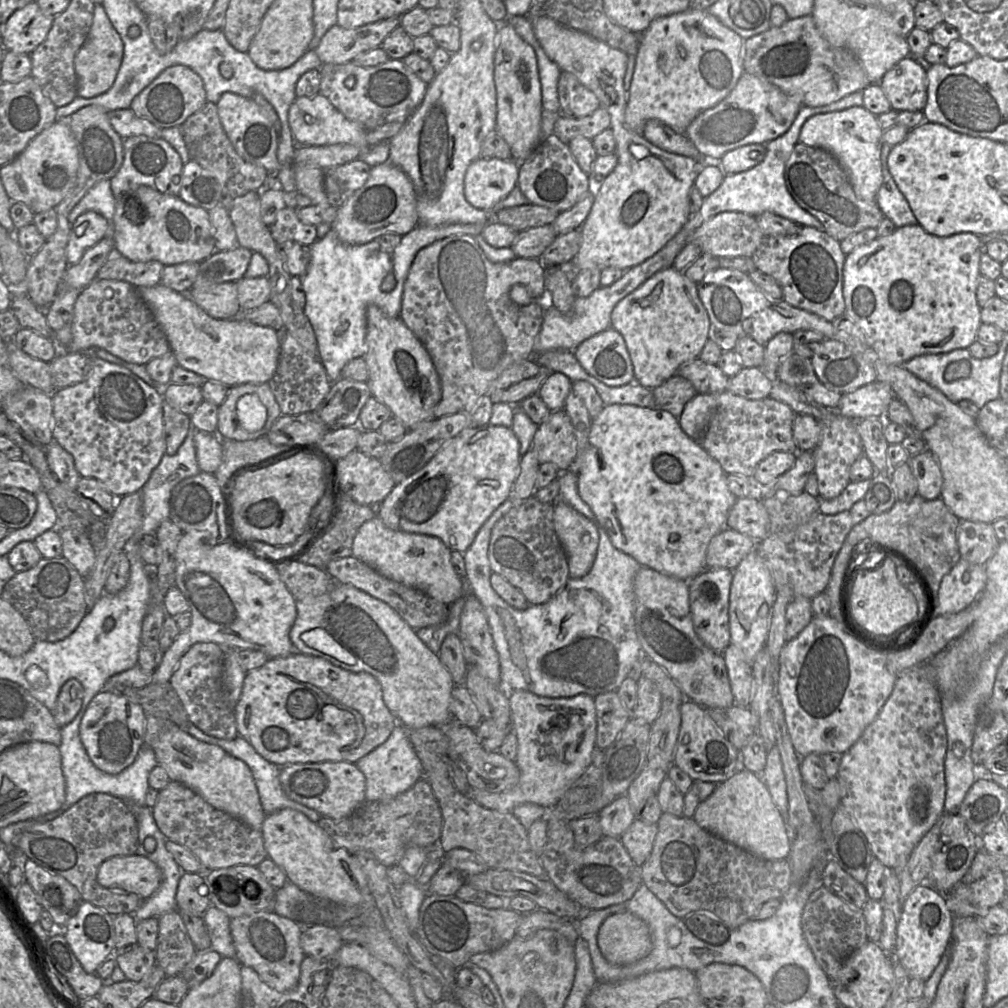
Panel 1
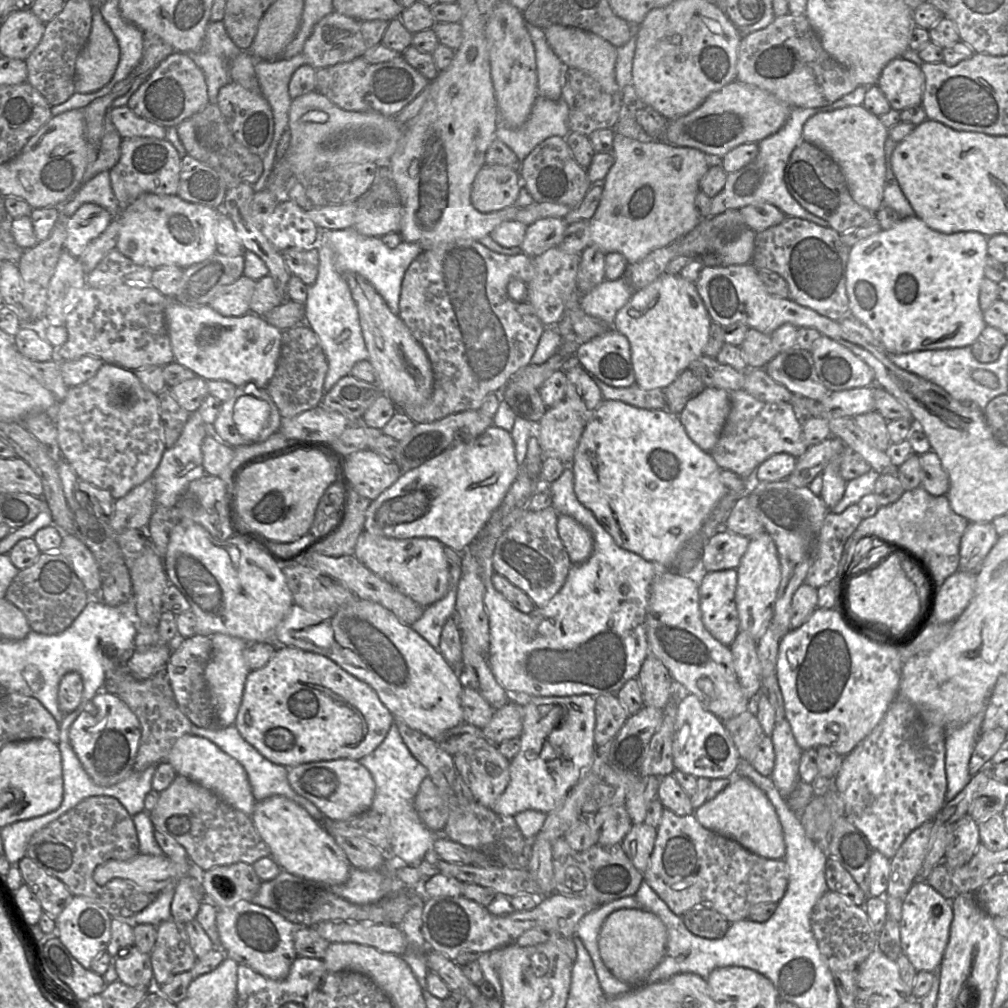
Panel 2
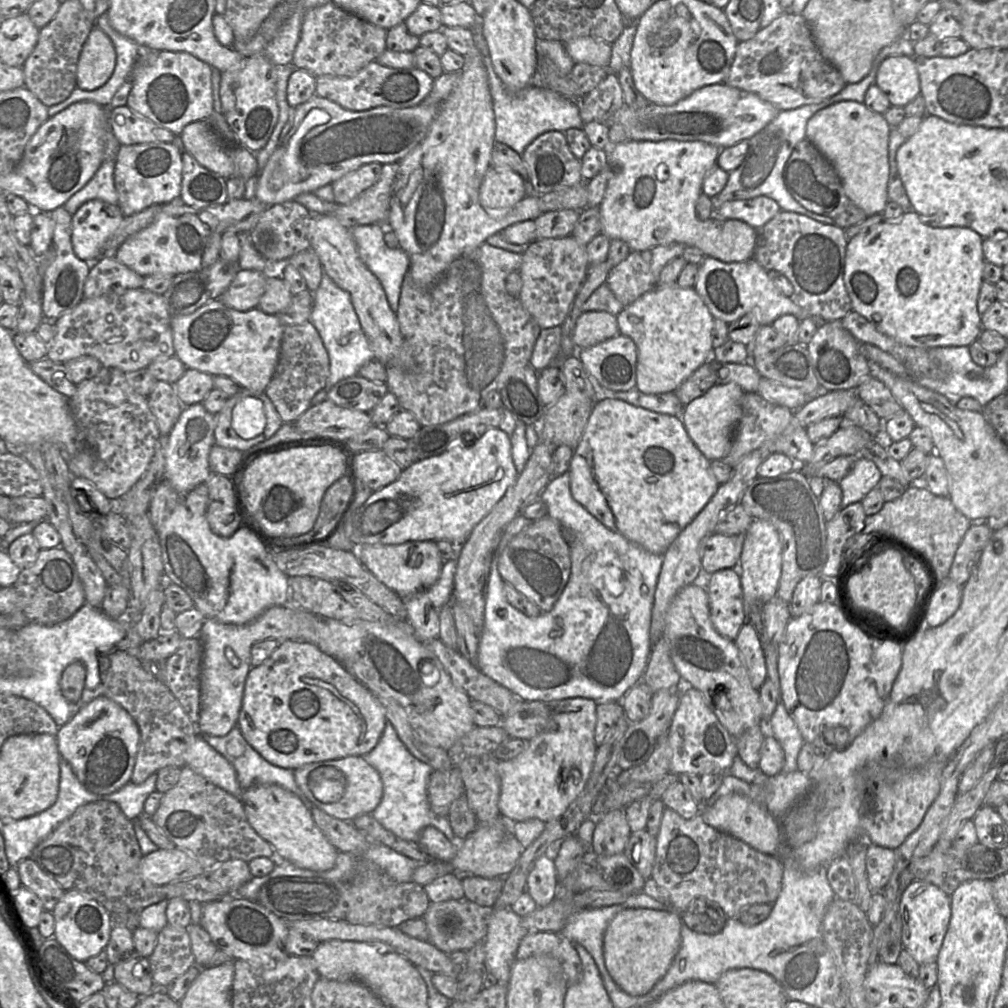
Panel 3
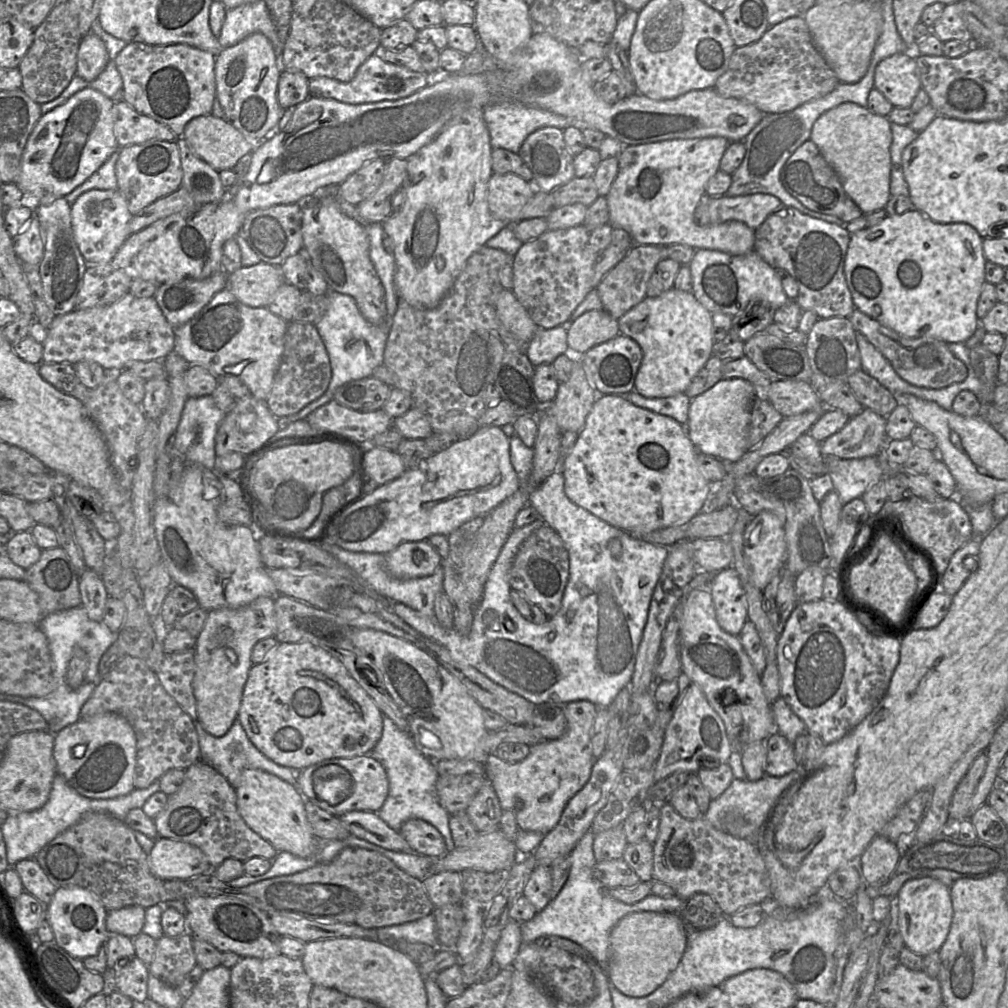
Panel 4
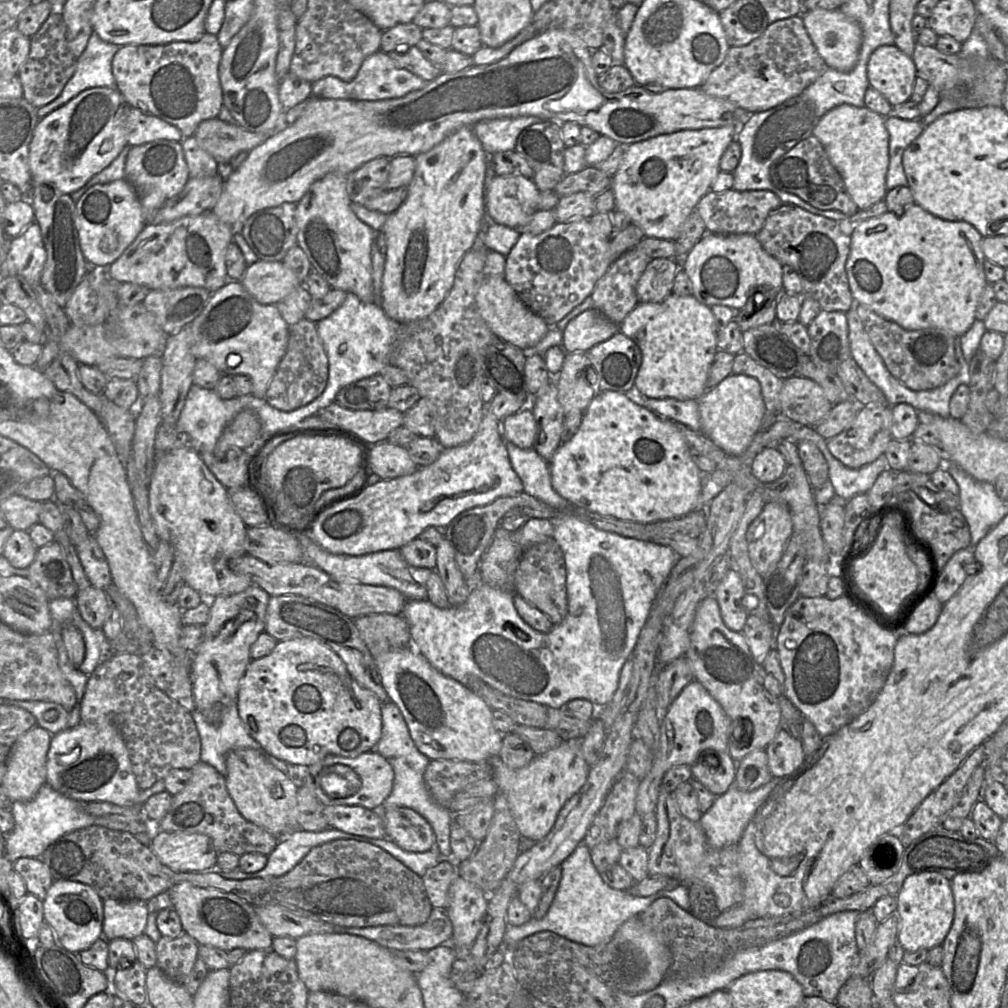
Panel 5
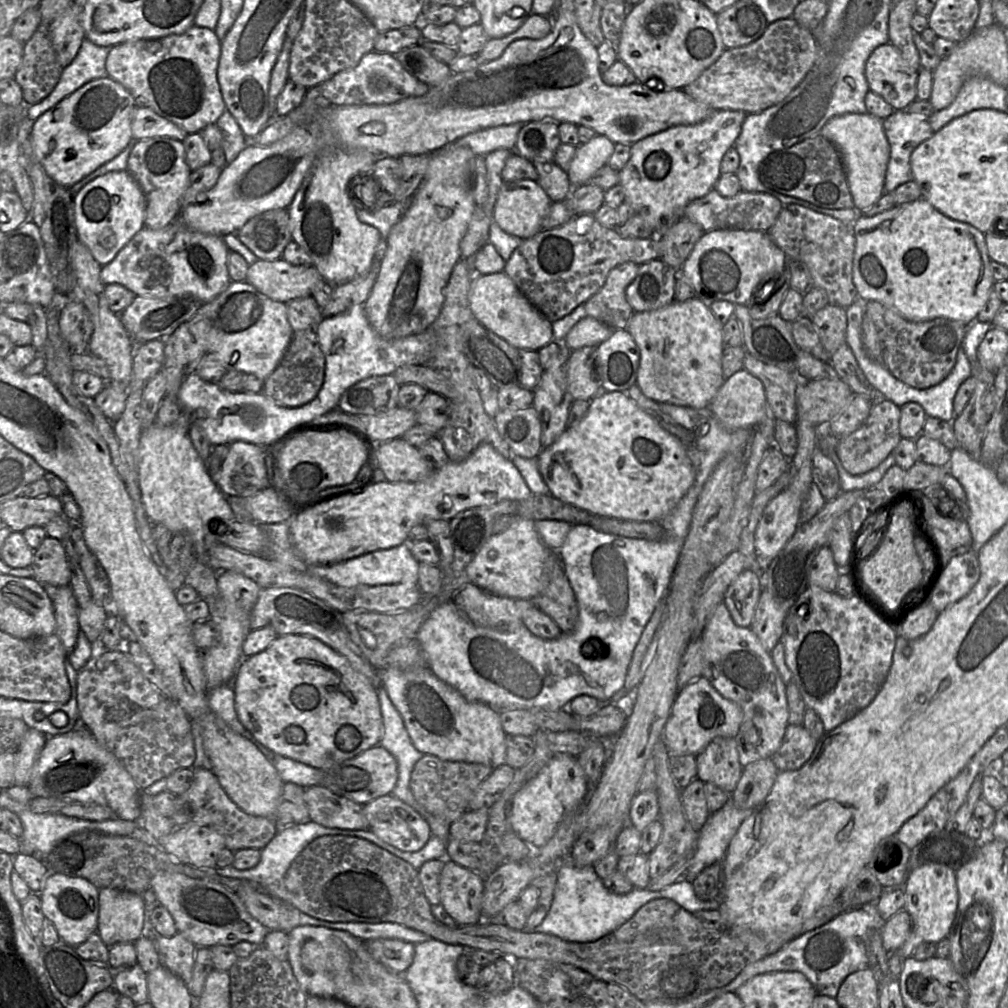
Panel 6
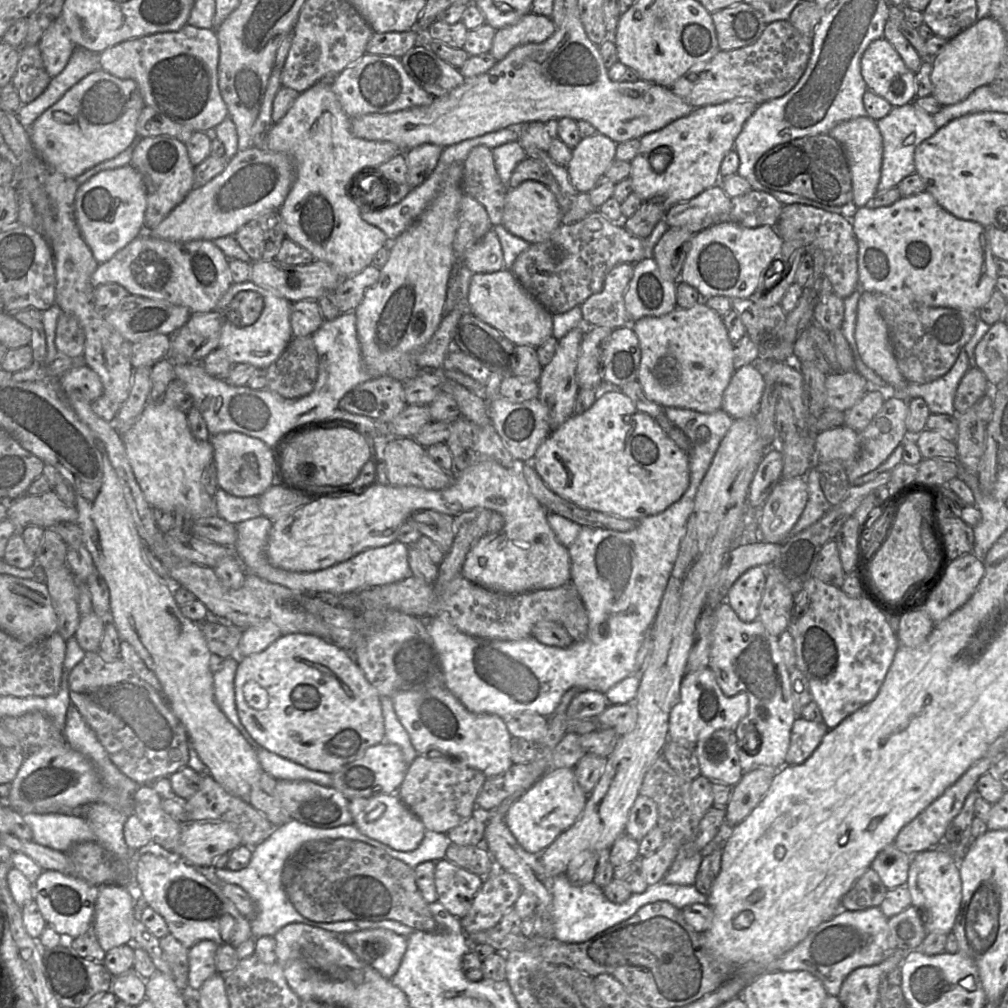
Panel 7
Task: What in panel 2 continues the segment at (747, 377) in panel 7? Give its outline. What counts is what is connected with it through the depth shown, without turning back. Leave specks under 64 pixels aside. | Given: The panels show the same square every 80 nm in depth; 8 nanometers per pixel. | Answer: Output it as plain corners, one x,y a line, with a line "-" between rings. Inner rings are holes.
705,388
687,402
679,419
689,438
700,449
710,453
720,437
730,408
728,391

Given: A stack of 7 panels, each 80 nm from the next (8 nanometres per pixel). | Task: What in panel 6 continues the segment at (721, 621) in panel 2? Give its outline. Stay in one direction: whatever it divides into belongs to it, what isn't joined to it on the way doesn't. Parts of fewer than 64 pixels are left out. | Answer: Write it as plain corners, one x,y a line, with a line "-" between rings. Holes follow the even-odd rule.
751,569
744,570
728,587
723,603
737,626
750,627
762,593
758,575

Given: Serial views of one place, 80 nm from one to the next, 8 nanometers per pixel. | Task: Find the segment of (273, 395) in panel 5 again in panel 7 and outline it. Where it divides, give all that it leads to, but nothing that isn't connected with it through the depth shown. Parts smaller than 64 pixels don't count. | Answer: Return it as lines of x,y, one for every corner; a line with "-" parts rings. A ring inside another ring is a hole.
312,336
293,337
281,356
266,370
266,388
287,399
308,395
314,389
319,355

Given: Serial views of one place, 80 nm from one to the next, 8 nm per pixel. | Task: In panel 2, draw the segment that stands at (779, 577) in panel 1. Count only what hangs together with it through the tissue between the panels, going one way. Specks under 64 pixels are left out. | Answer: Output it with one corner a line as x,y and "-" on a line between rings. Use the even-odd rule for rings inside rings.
858,504
850,505
839,514
827,512
820,530
818,553
804,583
819,588
839,575
845,542
861,521

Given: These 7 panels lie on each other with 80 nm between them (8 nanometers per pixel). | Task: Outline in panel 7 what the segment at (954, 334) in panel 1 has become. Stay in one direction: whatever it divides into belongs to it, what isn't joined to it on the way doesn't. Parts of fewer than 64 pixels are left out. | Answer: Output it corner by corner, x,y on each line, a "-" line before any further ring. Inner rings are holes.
927,191
901,197
889,206
859,207
852,225
858,242
858,276
862,291
885,294
903,305
978,312
996,289
999,276
987,228
978,222
955,217
941,207

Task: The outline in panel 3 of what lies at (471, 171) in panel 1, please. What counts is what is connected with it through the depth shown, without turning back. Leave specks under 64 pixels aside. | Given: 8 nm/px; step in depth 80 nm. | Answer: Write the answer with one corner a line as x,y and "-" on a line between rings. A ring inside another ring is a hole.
490,167
482,181
479,200
492,218
504,217
526,197
525,180
511,169

